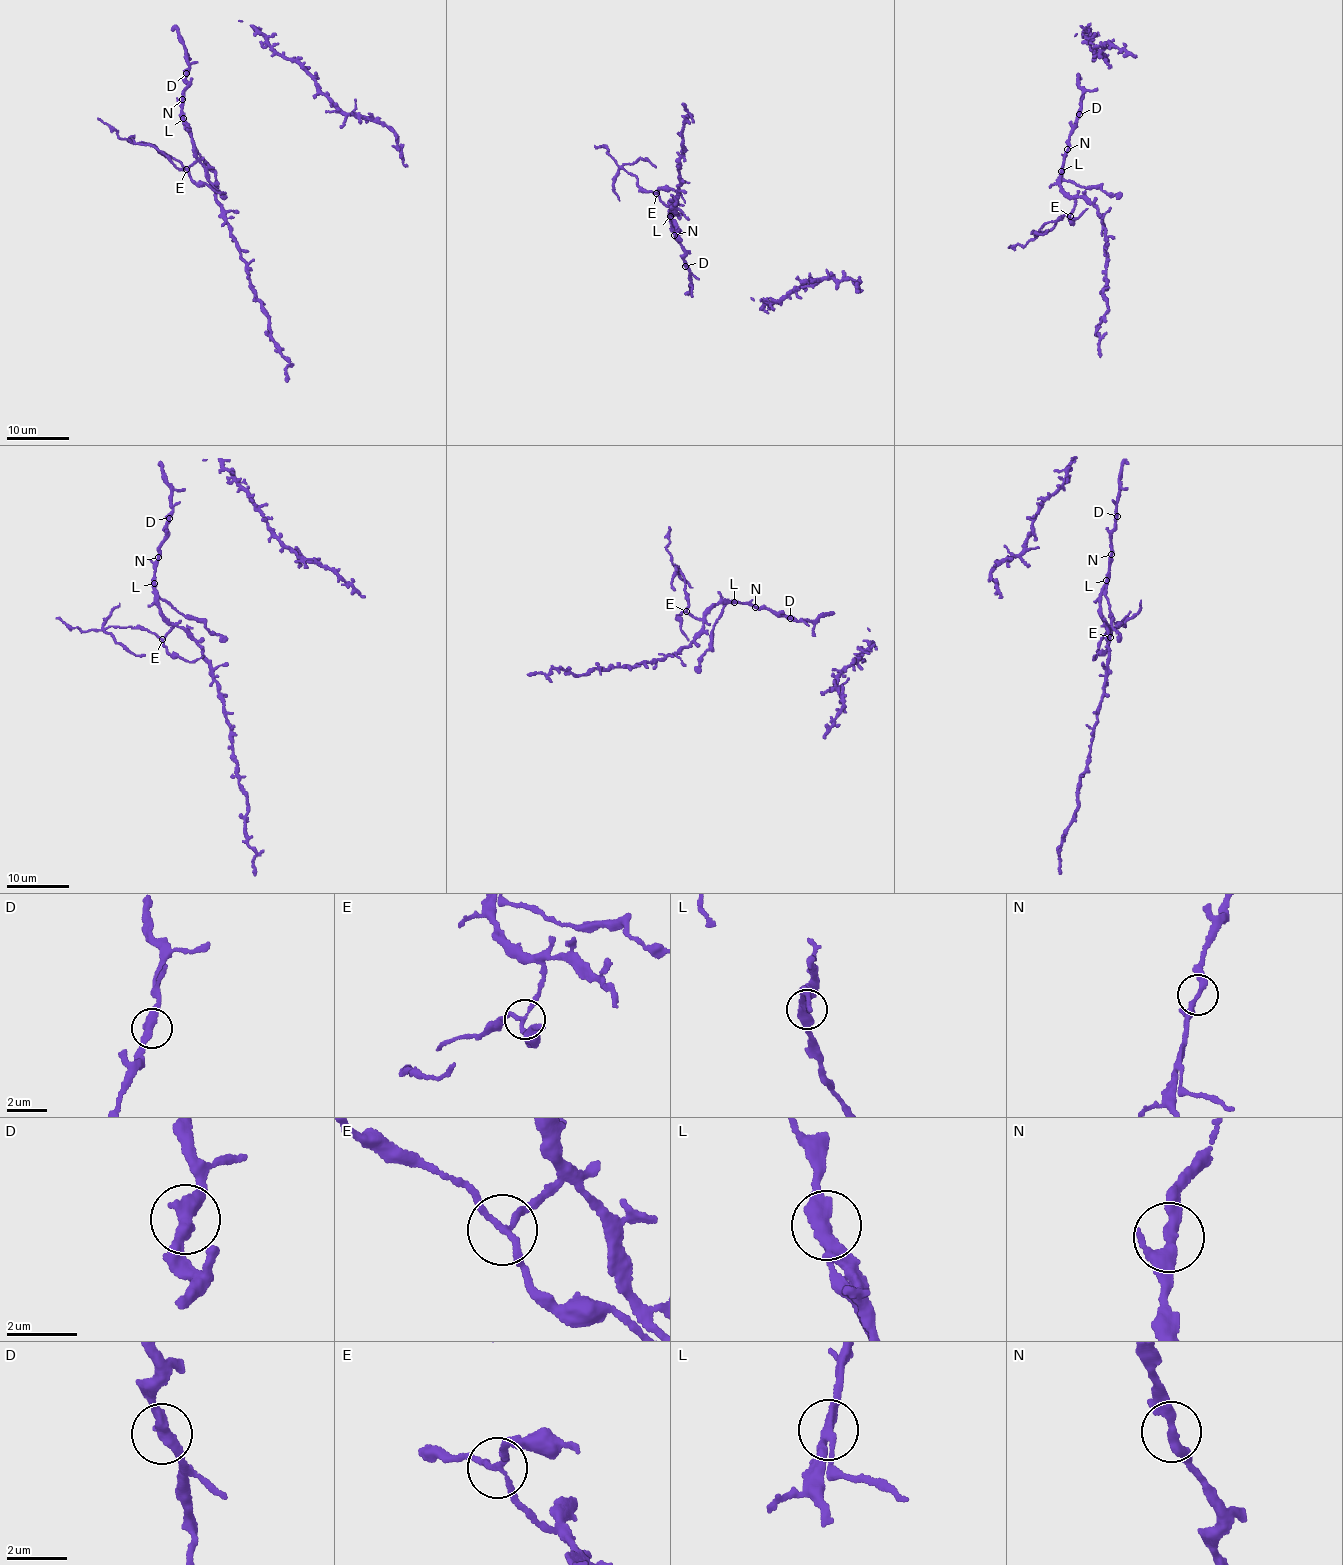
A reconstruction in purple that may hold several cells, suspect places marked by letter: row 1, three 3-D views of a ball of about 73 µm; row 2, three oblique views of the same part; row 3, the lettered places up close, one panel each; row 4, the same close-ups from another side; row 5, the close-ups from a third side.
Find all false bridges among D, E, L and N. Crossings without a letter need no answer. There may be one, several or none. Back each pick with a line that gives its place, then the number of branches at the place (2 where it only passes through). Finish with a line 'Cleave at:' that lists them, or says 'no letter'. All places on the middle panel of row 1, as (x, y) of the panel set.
E: place (656, 193); branches 3
L: place (670, 216); branches 2
Cleave at: E, L

